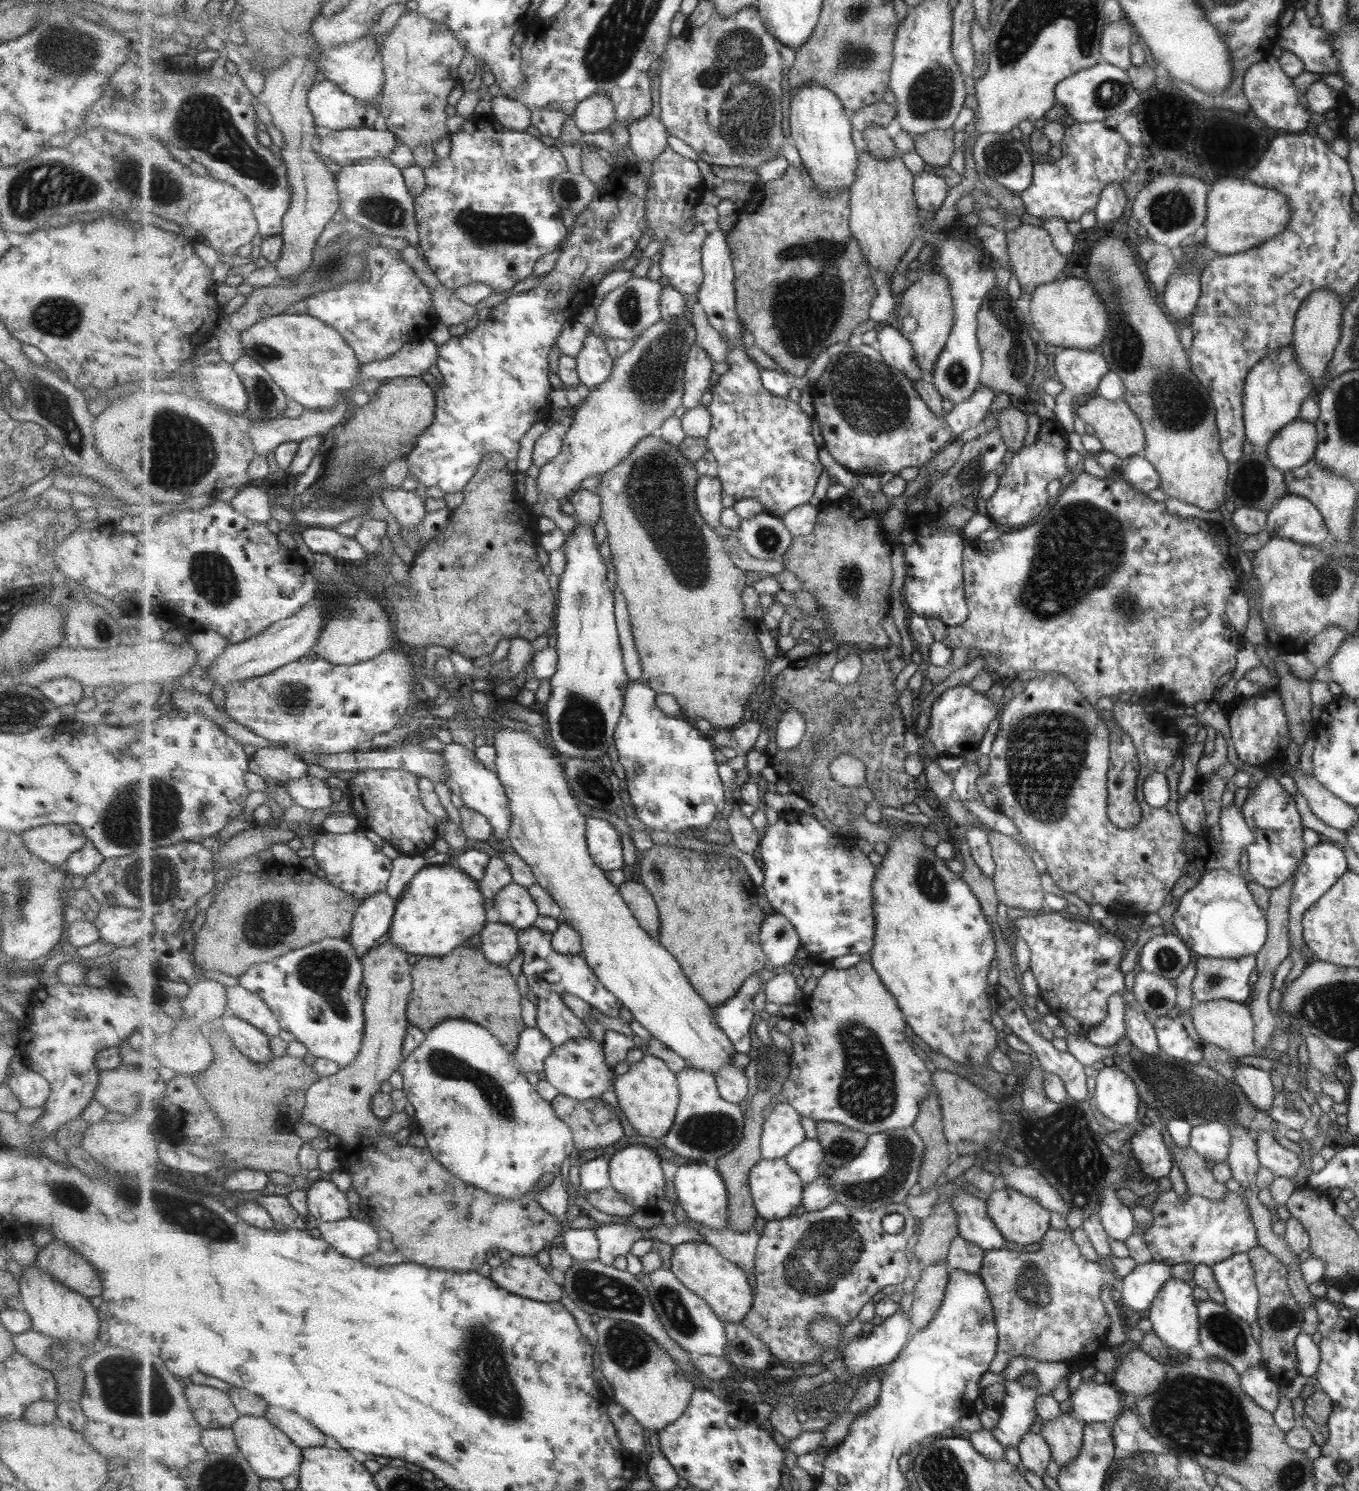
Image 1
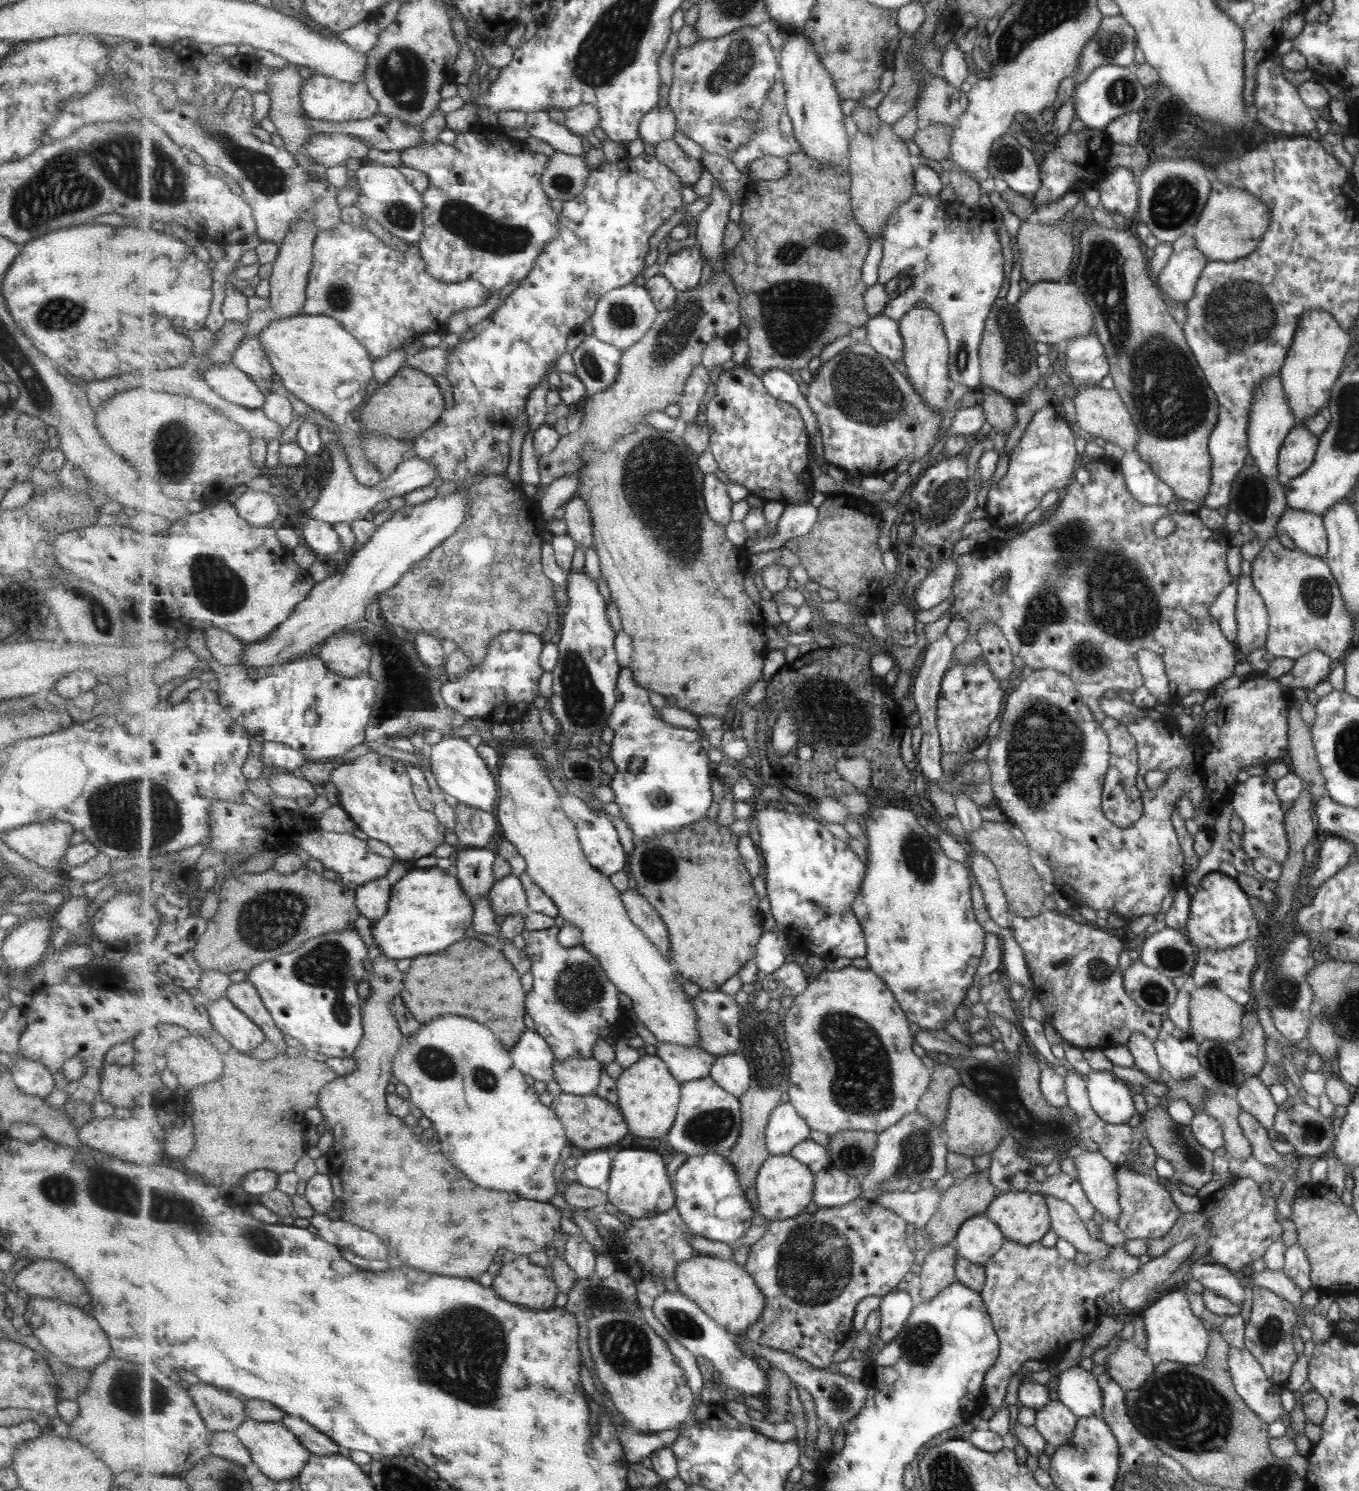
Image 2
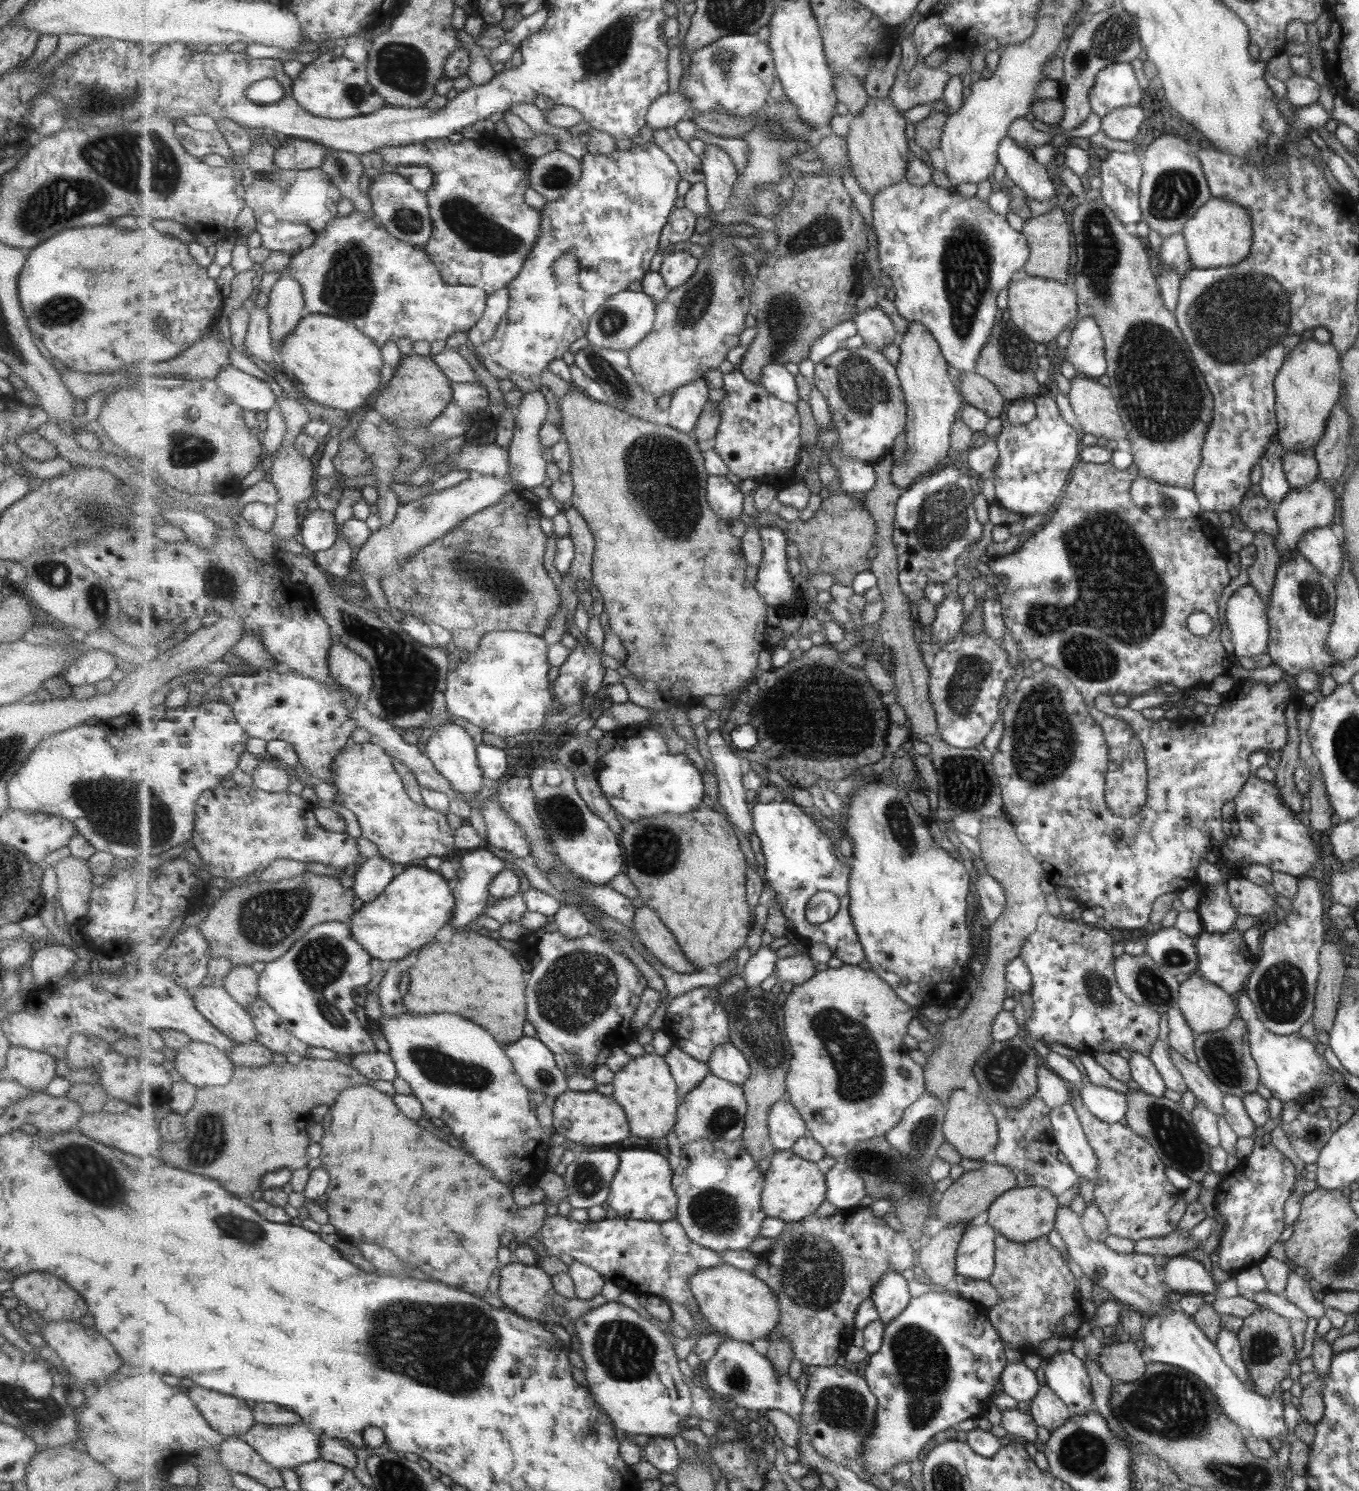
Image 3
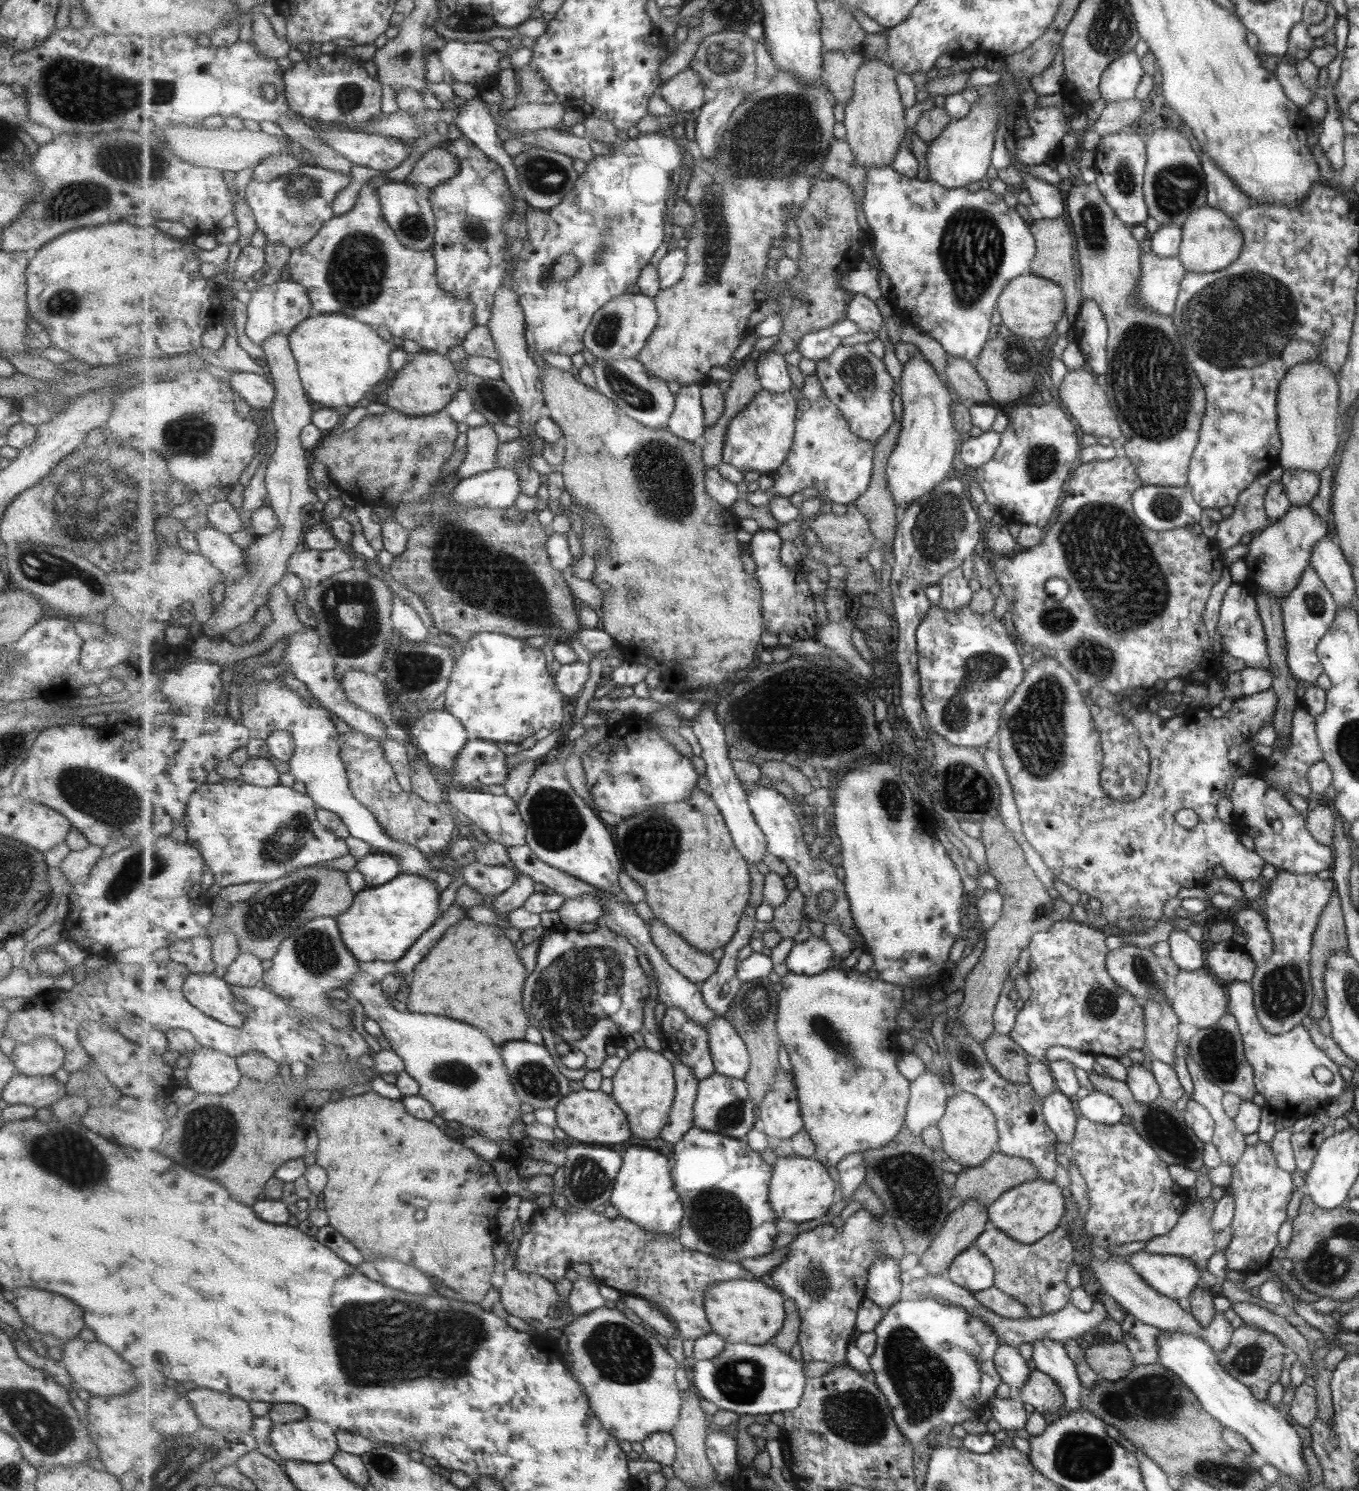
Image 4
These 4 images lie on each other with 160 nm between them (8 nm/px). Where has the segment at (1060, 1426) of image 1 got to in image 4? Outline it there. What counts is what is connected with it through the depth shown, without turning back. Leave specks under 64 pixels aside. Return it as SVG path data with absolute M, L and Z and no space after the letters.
M1036 1369L1029 1371L1028 1381L1018 1389L1018 1396L1022 1403L1031 1404L1043 1417L1059 1412L1059 1408L1064 1404L1064 1394L1060 1386L1043 1371Z

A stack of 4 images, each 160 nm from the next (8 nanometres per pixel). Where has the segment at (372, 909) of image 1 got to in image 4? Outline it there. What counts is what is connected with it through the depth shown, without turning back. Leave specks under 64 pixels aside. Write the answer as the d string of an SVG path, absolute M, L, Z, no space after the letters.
M369 854L357 862L355 870L364 876L366 888L392 882L399 876L399 862L387 854Z

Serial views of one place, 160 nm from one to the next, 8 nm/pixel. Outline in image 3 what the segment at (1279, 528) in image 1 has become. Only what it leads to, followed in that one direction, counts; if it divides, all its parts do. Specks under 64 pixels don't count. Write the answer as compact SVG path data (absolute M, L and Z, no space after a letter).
M1317 527L1301 536L1296 552L1334 583L1343 566L1343 549L1329 527Z

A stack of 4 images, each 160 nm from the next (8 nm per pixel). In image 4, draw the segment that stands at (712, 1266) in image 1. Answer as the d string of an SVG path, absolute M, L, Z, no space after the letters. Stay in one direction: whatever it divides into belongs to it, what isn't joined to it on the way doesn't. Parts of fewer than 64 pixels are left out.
M735 1279L713 1283L708 1286L704 1296L705 1309L708 1320L712 1324L714 1333L721 1336L726 1344L747 1343L753 1345L767 1345L784 1328L786 1320L786 1298L785 1295L767 1286L765 1282L758 1279Z

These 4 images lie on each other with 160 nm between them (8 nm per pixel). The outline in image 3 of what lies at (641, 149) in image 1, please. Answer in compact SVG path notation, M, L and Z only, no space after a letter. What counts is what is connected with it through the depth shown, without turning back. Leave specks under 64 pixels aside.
M680 91L660 96L648 110L648 126L653 130L675 126L677 122L688 118L692 102Z

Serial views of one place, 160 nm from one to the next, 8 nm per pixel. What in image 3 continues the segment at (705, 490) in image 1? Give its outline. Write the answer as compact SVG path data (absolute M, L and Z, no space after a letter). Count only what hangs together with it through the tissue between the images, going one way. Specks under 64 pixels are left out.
M710 475L708 480L708 502L712 509L730 522L742 517L743 498L738 486L726 477Z

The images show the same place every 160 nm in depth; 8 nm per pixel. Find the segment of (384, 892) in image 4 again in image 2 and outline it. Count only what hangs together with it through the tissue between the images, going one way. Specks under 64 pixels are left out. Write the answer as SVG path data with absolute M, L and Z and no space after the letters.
M413 868L405 877L392 887L392 898L389 901L389 913L382 920L371 924L373 940L379 946L381 953L389 958L405 960L417 958L423 954L437 954L457 944L466 936L472 934L474 926L474 904L463 891L460 880L455 872L445 872L441 868Z

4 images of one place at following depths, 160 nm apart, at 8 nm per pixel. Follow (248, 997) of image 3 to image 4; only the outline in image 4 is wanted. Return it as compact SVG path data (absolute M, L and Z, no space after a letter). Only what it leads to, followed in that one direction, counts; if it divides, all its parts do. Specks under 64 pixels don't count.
M250 952L241 953L231 967L227 969L224 980L233 986L258 986L266 975L263 960Z

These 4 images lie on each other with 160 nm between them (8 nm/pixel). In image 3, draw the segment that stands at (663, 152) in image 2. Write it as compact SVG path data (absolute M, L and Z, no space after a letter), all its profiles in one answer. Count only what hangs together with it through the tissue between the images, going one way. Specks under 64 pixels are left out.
M674 126L660 128L653 132L655 143L677 163L683 179L689 183L705 182L704 162L691 149L691 145L682 140Z

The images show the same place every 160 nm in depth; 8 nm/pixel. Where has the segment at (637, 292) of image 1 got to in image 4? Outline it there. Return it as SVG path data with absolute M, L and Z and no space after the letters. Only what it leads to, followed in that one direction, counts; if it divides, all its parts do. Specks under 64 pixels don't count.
M639 292L637 294L625 293L606 302L595 314L587 332L584 343L586 349L598 359L627 360L640 356L645 350L649 337L660 321L660 311L656 307L656 297Z

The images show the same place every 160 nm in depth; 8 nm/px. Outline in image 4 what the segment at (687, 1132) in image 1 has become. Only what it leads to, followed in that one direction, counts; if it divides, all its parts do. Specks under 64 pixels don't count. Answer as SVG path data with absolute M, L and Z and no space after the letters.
M715 1072L700 1080L694 1106L694 1128L745 1140L747 1132L756 1127L753 1107L754 1102L745 1079L731 1078Z

